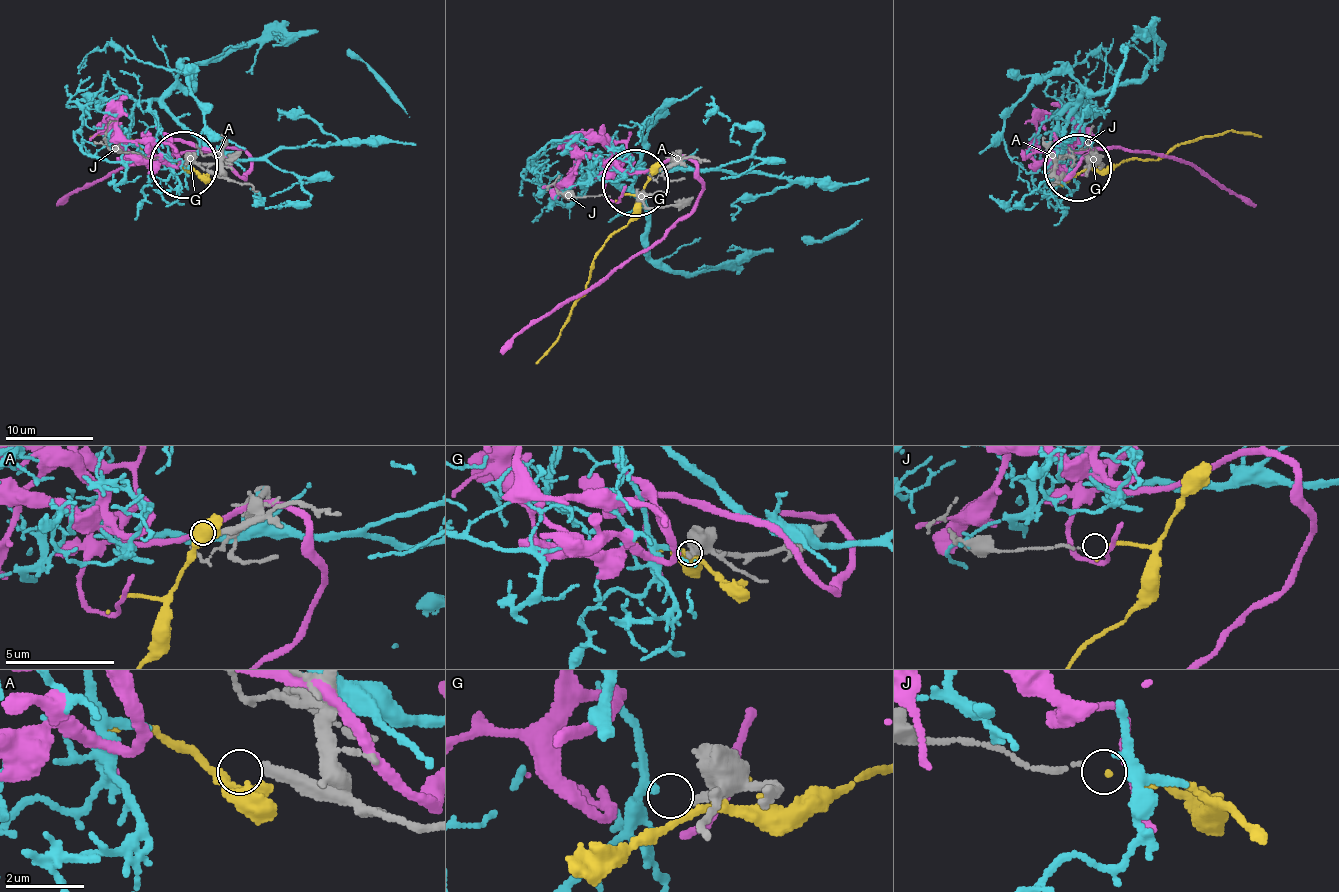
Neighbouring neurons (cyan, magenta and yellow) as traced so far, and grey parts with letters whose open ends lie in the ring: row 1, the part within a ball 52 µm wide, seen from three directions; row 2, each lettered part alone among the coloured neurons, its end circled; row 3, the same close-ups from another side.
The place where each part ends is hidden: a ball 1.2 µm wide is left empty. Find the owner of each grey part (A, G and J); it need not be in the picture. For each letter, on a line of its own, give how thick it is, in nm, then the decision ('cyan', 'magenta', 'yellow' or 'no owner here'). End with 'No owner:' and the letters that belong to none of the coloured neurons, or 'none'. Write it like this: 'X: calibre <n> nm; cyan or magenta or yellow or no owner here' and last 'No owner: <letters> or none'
A: calibre 280 nm; no owner here
G: calibre 200 nm; cyan
J: calibre 110 nm; yellow
No owner: A

